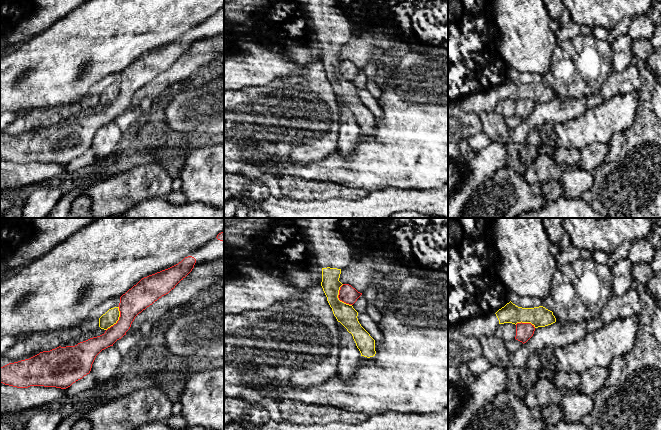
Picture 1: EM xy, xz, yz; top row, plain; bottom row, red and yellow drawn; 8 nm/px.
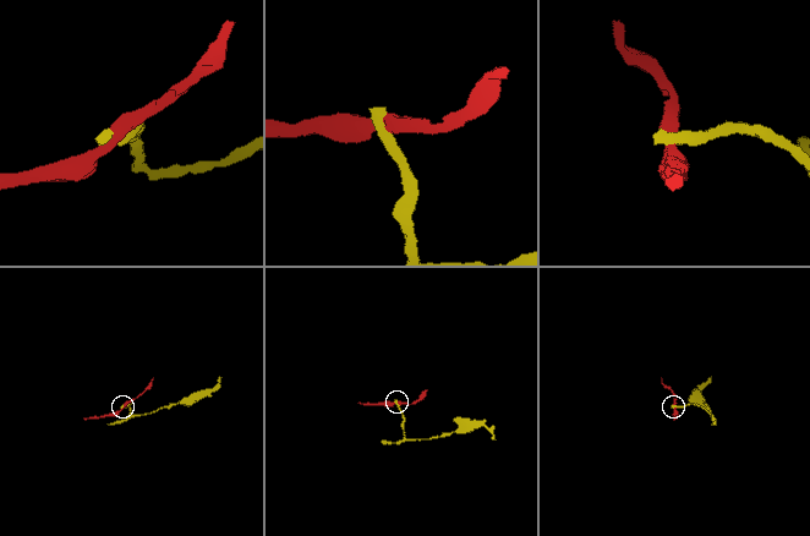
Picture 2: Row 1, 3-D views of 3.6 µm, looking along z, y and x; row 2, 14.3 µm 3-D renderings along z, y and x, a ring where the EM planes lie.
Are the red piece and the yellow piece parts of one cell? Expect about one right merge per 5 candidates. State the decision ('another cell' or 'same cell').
another cell

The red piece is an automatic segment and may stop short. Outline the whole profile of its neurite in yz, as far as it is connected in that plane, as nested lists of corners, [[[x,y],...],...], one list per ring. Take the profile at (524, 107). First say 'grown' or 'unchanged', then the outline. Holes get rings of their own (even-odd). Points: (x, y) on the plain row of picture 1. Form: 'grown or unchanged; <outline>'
unchanged; [[[517,99],[515,115],[526,119],[534,110],[535,103],[531,99]]]

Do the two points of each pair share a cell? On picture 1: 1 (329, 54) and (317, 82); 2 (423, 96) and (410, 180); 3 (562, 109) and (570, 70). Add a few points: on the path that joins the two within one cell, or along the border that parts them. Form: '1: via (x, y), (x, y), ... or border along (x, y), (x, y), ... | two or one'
1: border along (320, 61), (333, 89) | two
2: via (423, 117), (423, 139), (410, 152), (410, 159) | one
3: border along (587, 95), (563, 99), (556, 97) | two

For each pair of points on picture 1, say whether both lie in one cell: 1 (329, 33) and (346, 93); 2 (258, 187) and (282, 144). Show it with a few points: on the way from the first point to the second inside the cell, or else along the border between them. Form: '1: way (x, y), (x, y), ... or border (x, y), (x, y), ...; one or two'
1: way (331, 48), (331, 67), (334, 78); one
2: border (255, 178), (259, 179), (268, 188), (271, 195); two

